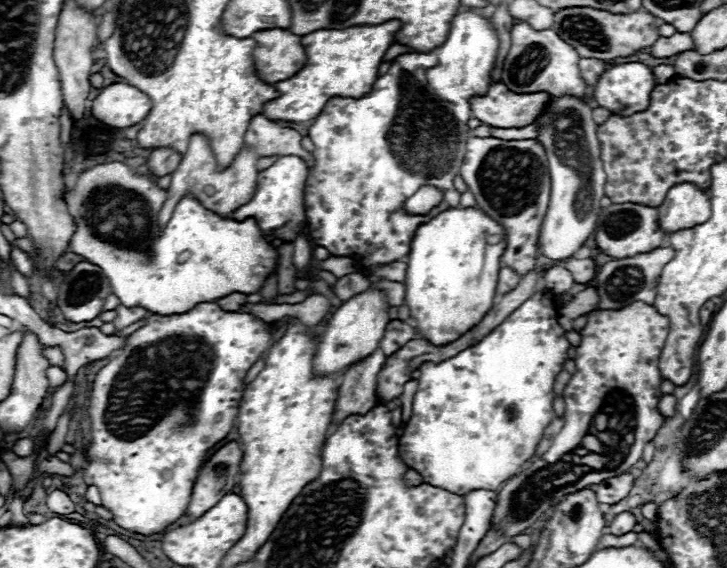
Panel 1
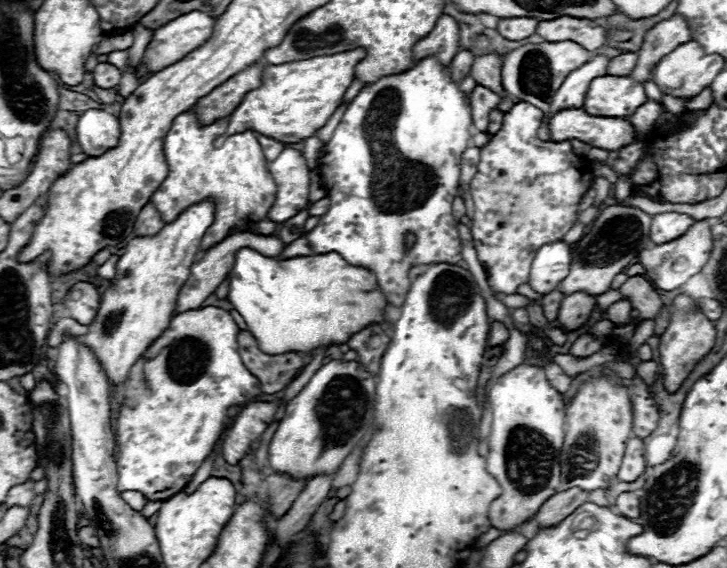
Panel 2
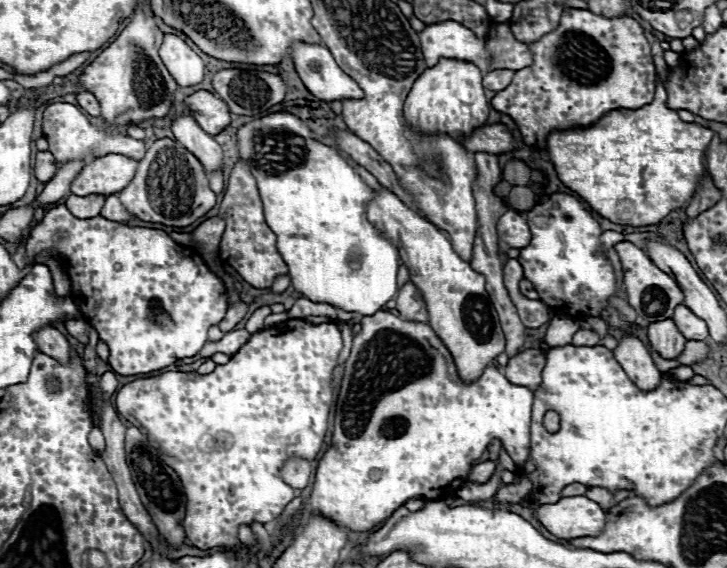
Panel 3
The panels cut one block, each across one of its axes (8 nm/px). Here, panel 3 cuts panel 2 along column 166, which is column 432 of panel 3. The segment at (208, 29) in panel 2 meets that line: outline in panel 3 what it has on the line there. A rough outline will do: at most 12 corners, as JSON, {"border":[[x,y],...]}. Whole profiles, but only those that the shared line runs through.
{"border":[[446,20],[418,32],[428,66],[440,58],[474,62],[488,74],[484,42]]}

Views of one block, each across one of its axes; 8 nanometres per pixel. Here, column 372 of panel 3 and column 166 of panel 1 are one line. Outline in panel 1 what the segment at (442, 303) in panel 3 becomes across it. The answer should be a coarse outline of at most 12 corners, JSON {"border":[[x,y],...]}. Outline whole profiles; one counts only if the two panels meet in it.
{"border":[[204,136],[190,138],[158,226],[192,194],[226,218],[256,188],[256,152],[218,172]]}

